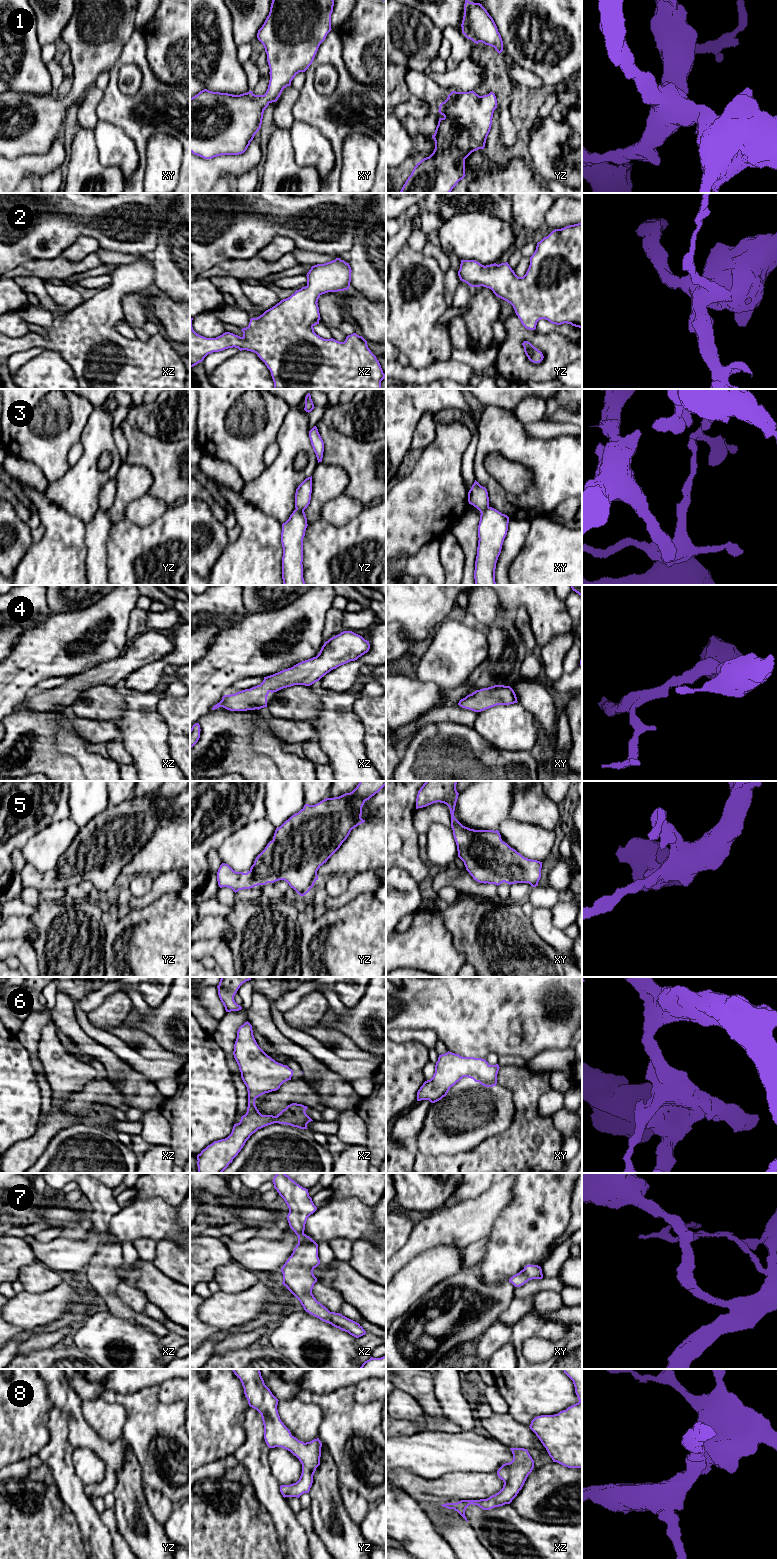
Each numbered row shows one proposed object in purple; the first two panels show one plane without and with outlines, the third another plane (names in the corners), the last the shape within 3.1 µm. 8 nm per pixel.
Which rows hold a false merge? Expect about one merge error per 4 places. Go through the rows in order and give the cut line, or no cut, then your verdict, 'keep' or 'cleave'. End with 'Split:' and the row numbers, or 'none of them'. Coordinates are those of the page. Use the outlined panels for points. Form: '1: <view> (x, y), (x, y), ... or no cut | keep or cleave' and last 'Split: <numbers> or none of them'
1: no cut | keep
2: no cut | keep
3: yz (296, 508), (303, 511) | cleave
4: no cut | keep
5: no cut | keep
6: no cut | keep
7: no cut | keep
8: no cut | keep
Split: 3

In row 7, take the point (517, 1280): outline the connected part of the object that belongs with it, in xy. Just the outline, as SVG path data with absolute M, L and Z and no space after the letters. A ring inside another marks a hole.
M526 1265L523 1270L519 1273L513 1275L509 1282L512 1283L515 1287L520 1287L526 1282L532 1279L542 1279L542 1269L538 1265Z

